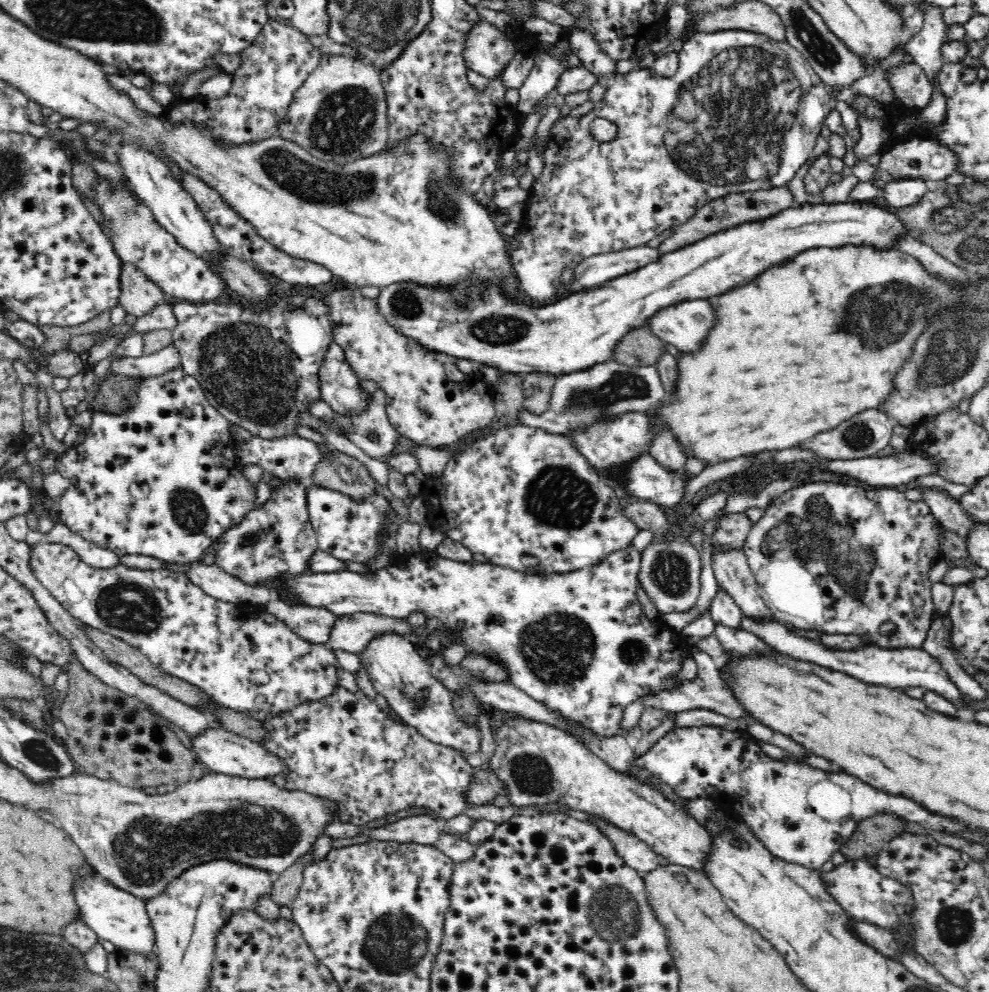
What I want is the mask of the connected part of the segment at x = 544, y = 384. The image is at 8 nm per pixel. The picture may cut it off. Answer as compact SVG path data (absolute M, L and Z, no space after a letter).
M523 375L523 406L531 416L542 416L549 408L551 394L555 385L552 375Z

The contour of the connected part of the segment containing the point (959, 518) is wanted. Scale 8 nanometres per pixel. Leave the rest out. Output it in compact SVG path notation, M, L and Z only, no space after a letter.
M910 484L909 487L920 490L920 494L922 494L923 498L922 501L924 501L926 506L930 507L931 513L939 521L940 525L944 525L944 527L956 531L956 533L962 537L967 536L971 528L970 522L972 518L970 518L969 514L963 509L961 502L948 494L946 488L927 487L926 490L924 490L924 487L915 484Z

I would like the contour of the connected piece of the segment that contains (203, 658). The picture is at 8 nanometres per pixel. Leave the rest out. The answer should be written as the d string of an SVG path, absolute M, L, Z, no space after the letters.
M43 543L33 545L31 556L33 571L38 580L64 605L64 608L81 622L89 624L98 630L102 630L117 639L122 639L125 643L132 645L140 654L152 663L152 666L158 668L165 675L174 676L178 680L184 680L186 683L202 691L208 699L221 704L222 706L233 708L241 713L247 713L252 717L263 720L265 717L272 716L280 712L281 709L294 708L304 700L319 700L322 696L328 696L332 692L332 686L337 684L336 657L326 649L325 645L313 645L302 639L299 639L294 632L288 630L284 623L276 617L258 611L258 608L252 605L241 605L236 602L224 602L214 596L210 596L200 585L194 584L185 573L175 573L170 569L140 570L129 568L124 564L118 563L112 568L94 568L83 560L70 546L60 543Z

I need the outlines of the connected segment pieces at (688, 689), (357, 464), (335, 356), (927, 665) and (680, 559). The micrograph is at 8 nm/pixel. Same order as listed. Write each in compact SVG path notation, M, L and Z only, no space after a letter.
M698 648L693 652L693 655L696 662L698 662L697 678L693 680L683 680L680 684L672 688L660 691L655 695L648 695L645 697L647 706L663 708L672 713L704 709L727 716L728 718L740 718L746 720L748 723L754 722L754 720L745 716L744 711L740 710L740 706L737 706L736 702L733 702L732 695L729 694L728 690L725 690L725 684L721 682L722 677L719 675L720 669L718 660Z
M346 454L340 456L340 464L319 464L312 483L338 490L356 500L377 493L377 482L368 472L368 468L360 460Z
M338 343L331 344L320 369L320 380L322 399L338 419L352 420L370 408L374 394L369 394L360 386L360 379L348 362L345 350Z
M765 613L764 616L742 614L739 628L756 636L768 648L798 660L813 662L832 671L848 674L860 681L884 684L890 688L898 687L904 690L911 686L923 686L955 702L960 709L966 708L962 705L961 698L964 696L958 687L949 680L947 672L936 663L936 659L922 648L886 649L876 644L861 649L832 648L831 645L824 644L820 638L814 640L800 636L798 628L778 620L771 613L769 615Z
M654 539L641 555L638 582L662 614L685 612L695 604L700 592L700 566L700 553L690 541Z

